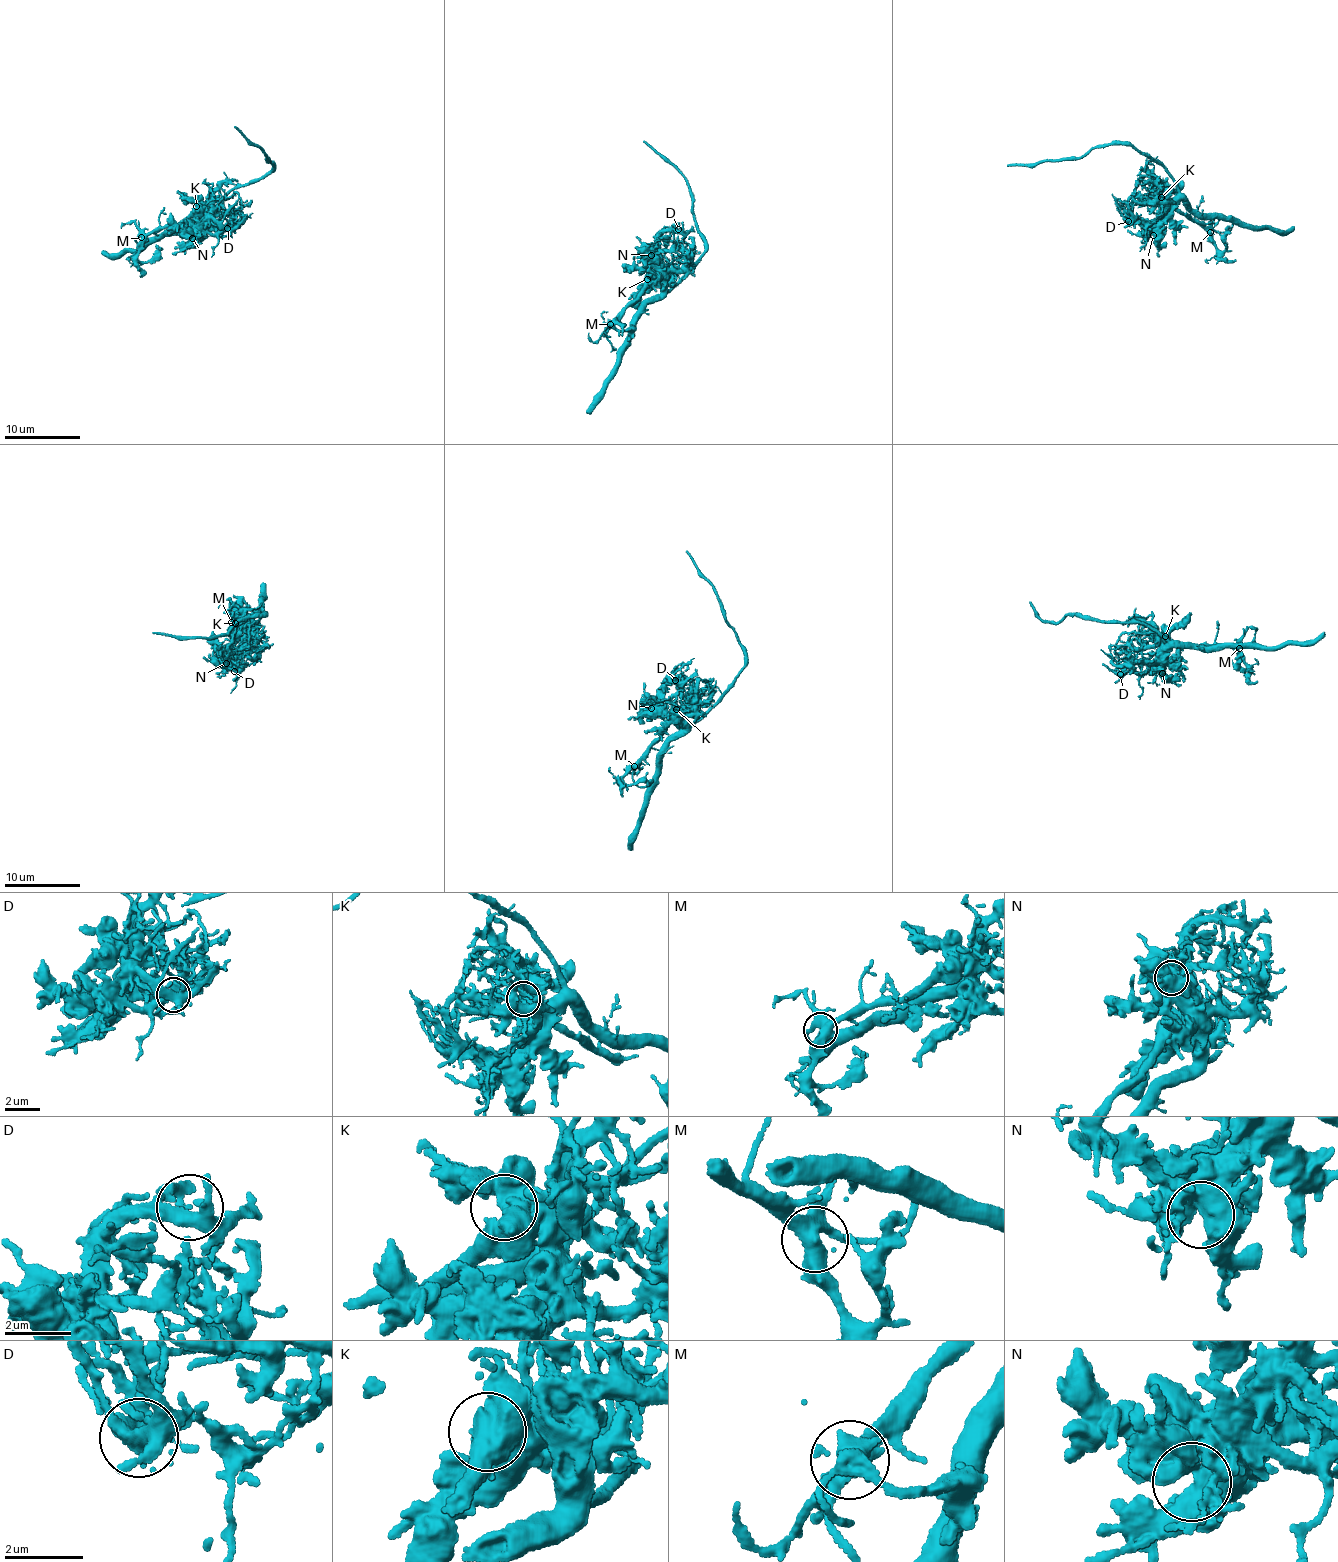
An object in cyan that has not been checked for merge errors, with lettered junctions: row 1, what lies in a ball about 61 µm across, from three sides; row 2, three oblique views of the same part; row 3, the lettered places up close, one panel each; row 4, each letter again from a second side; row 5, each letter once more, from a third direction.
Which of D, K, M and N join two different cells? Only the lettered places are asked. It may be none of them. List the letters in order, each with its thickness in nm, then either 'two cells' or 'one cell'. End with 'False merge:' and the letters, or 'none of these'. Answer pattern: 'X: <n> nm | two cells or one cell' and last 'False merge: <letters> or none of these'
D: 400 nm | one cell
K: 1000 nm | one cell
M: 480 nm | one cell
N: 1000 nm | one cell
False merge: none of these

